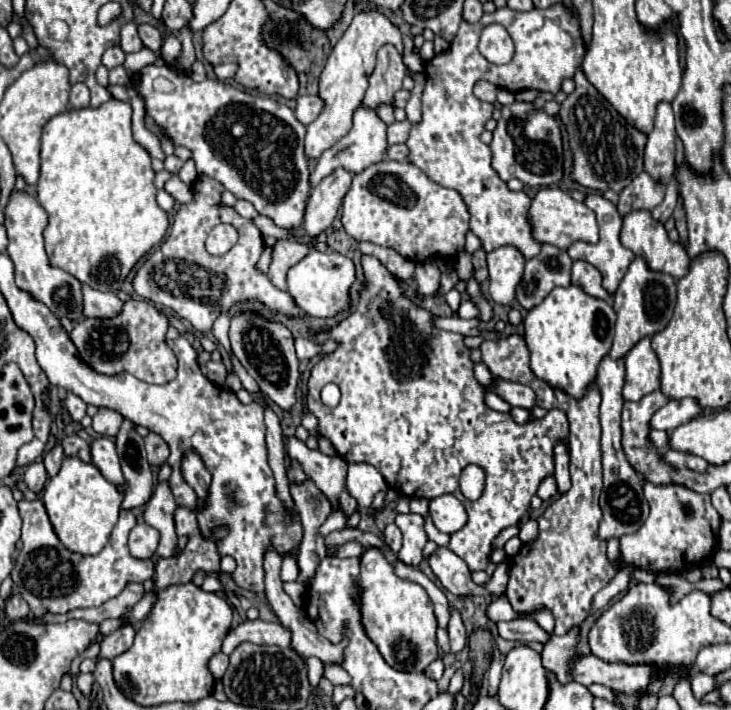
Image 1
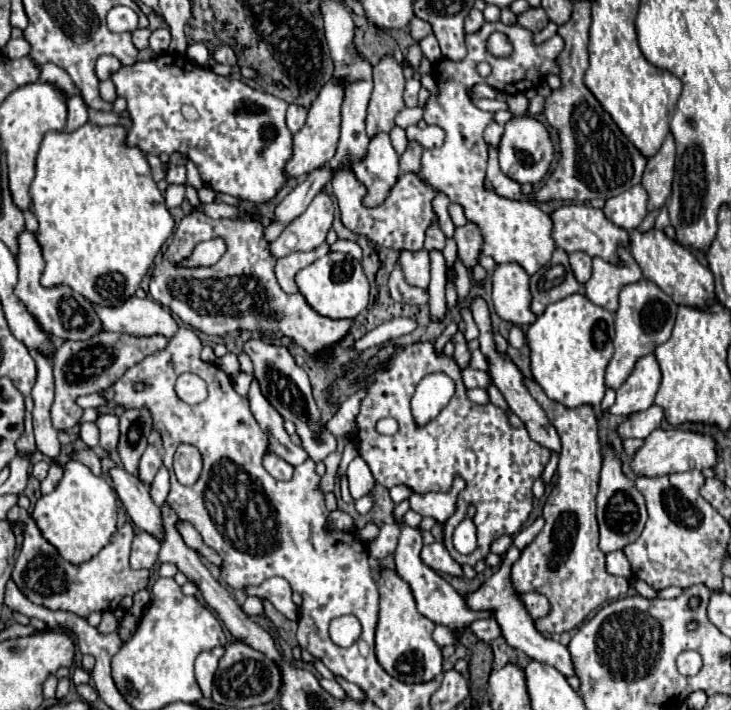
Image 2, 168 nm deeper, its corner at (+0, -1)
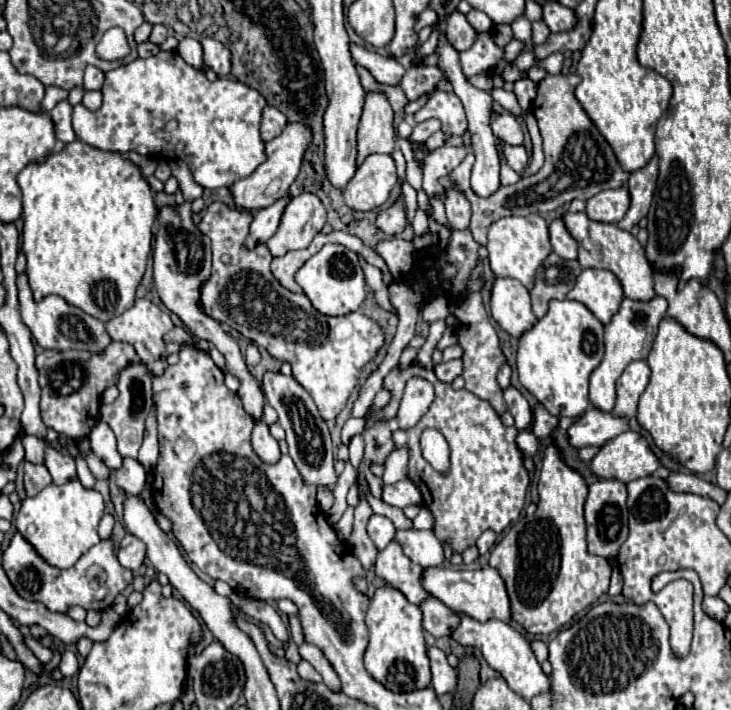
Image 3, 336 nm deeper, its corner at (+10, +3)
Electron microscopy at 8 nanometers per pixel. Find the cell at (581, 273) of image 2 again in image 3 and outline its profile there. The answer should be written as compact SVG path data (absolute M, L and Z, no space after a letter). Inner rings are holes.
M554 219L550 223L550 243L552 243L552 251L556 255L560 255L562 259L576 259L578 257L578 243L570 237L562 219Z

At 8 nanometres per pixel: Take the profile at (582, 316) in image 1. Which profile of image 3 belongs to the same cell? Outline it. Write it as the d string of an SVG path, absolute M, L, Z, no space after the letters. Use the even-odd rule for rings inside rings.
M554 299L548 313L520 337L516 365L520 383L558 417L582 415L588 405L588 379L604 357L604 325L580 301Z

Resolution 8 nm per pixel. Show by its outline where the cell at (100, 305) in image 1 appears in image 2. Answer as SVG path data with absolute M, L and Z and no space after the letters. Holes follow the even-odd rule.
M130 297L122 307L94 307L98 311L100 321L106 331L128 333L136 337L152 337L162 335L170 337L178 331L178 323L174 317L152 299Z

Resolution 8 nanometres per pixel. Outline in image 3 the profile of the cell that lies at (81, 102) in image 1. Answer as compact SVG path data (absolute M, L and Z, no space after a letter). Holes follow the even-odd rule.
M60 101L52 111L50 117L56 127L56 139L62 143L70 143L76 139L72 131L72 105L68 101Z

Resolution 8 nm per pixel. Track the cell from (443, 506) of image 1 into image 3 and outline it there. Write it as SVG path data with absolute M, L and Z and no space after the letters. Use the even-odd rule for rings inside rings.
M404 479L404 481L398 481L394 485L384 485L384 493L382 493L382 499L394 507L408 507L408 505L418 505L422 507L424 501L422 501L422 495L420 495L420 489L416 487L416 483L412 483L410 479Z

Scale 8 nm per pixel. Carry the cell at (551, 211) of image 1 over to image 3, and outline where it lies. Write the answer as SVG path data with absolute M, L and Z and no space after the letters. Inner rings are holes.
M566 211L562 217L568 233L578 241L578 261L582 267L594 267L594 269L608 269L614 275L618 275L624 295L630 299L648 301L654 297L652 289L652 269L648 267L644 247L638 243L634 235L628 231L622 231L618 225L612 223L600 223L592 221L586 213L572 213Z

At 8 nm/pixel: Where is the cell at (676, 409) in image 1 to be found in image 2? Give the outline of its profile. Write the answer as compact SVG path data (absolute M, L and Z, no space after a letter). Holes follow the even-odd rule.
M652 405L646 411L638 411L634 415L628 415L618 427L616 433L622 439L628 437L636 437L636 439L644 439L646 435L650 435L650 431L658 429L662 423L662 409L658 405Z

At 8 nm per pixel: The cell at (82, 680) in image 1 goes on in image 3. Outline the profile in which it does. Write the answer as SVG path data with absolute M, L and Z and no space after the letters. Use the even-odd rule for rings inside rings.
M64 651L58 669L62 671L64 677L72 677L78 671L78 659L76 659L76 655L72 651Z

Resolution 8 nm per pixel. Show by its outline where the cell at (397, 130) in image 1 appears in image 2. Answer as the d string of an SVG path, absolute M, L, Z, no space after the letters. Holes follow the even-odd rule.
M414 125L414 127L406 129L406 135L408 135L408 141L418 141L426 149L440 147L444 143L444 131L436 125L428 125L426 129L418 129Z

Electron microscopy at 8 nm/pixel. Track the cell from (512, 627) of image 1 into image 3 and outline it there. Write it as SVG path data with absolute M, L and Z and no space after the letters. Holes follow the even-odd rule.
M430 597L428 601L424 601L420 605L422 615L426 615L426 631L434 637L450 637L452 635L452 627L460 625L460 617L446 607L444 603L440 603L438 599Z

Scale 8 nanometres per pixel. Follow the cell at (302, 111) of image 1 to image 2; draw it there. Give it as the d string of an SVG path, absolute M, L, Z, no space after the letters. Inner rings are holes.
M290 105L288 107L288 113L286 113L286 125L292 133L298 133L304 123L306 123L306 109L304 107L298 107L298 105Z

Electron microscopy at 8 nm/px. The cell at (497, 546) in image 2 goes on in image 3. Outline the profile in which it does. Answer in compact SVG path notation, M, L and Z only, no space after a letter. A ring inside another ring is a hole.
M484 531L484 533L478 537L478 541L476 541L476 545L478 545L478 549L480 549L482 555L488 553L494 543L496 543L496 533L494 533L494 531Z

